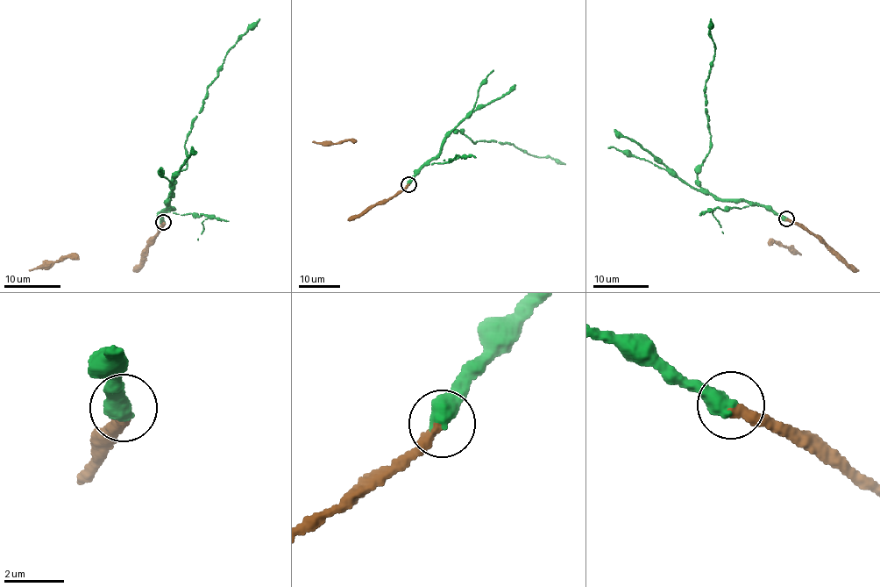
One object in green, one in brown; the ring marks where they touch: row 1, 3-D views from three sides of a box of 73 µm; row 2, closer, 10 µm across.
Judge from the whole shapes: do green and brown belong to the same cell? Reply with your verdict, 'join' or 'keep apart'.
join

